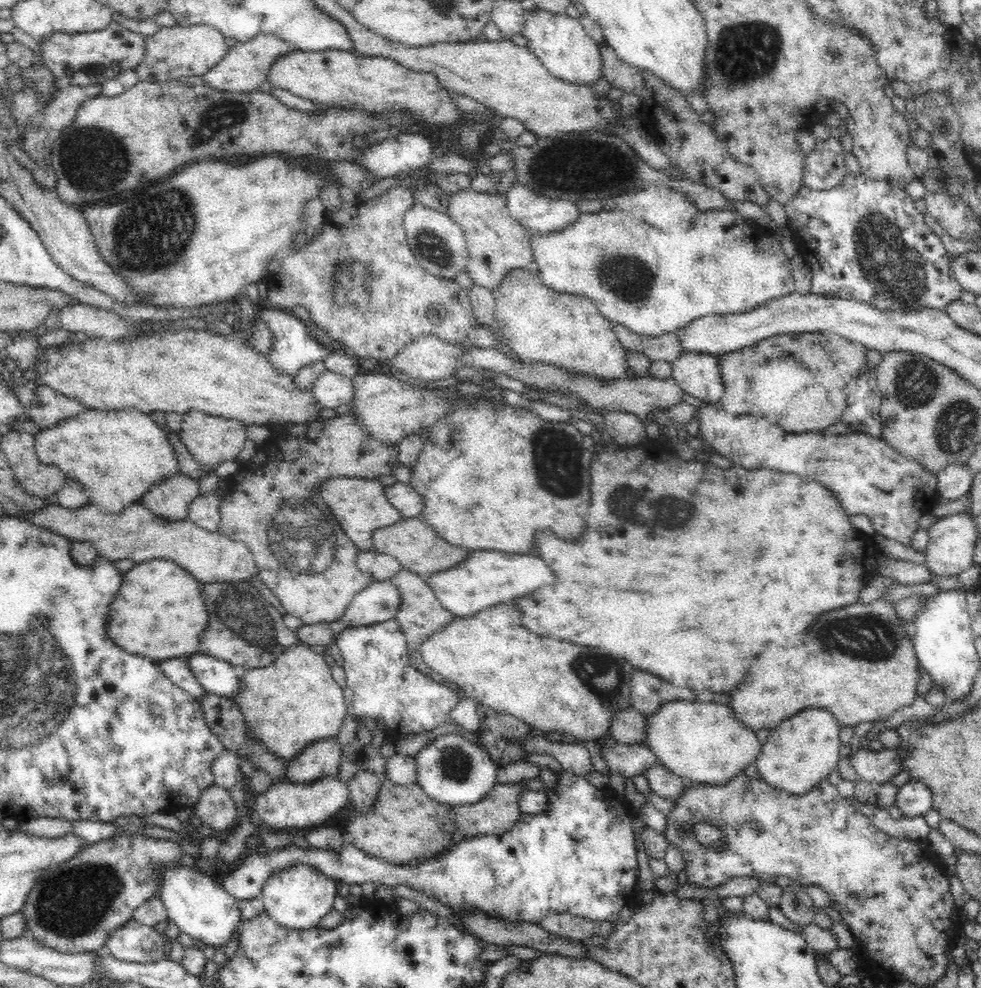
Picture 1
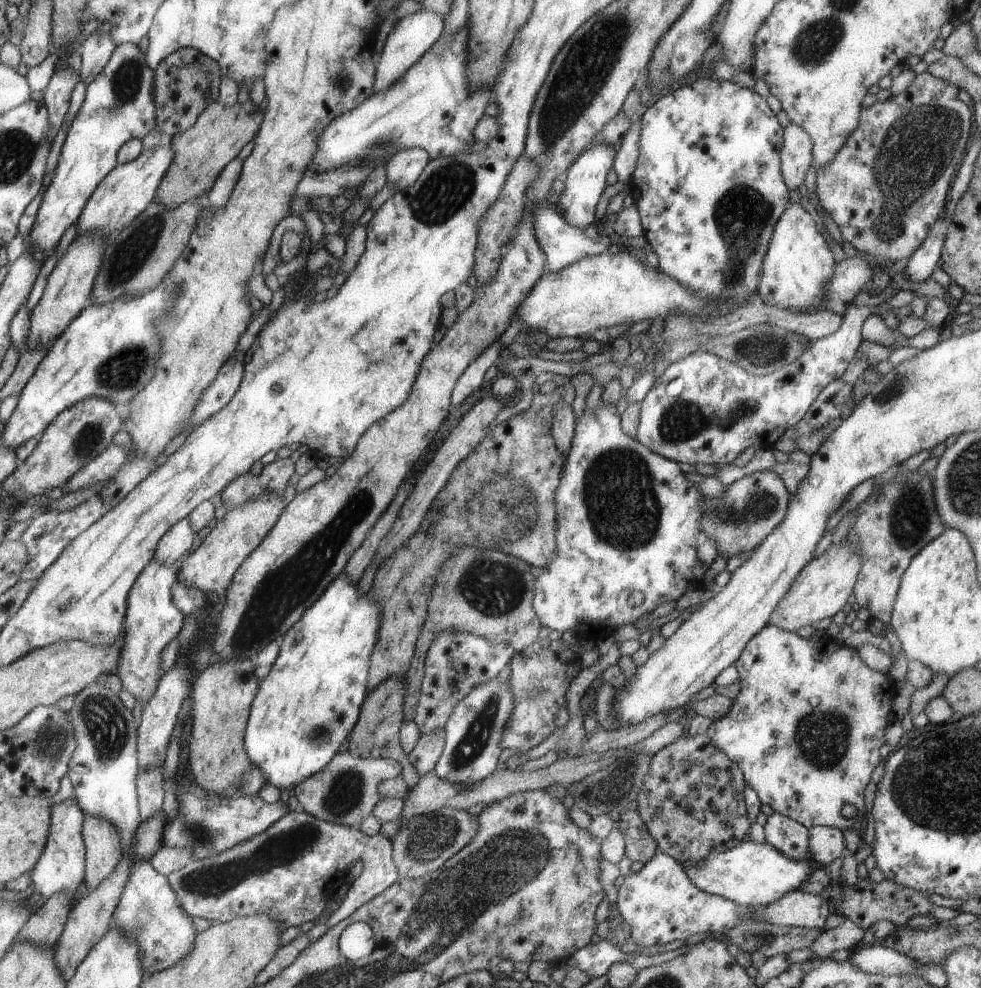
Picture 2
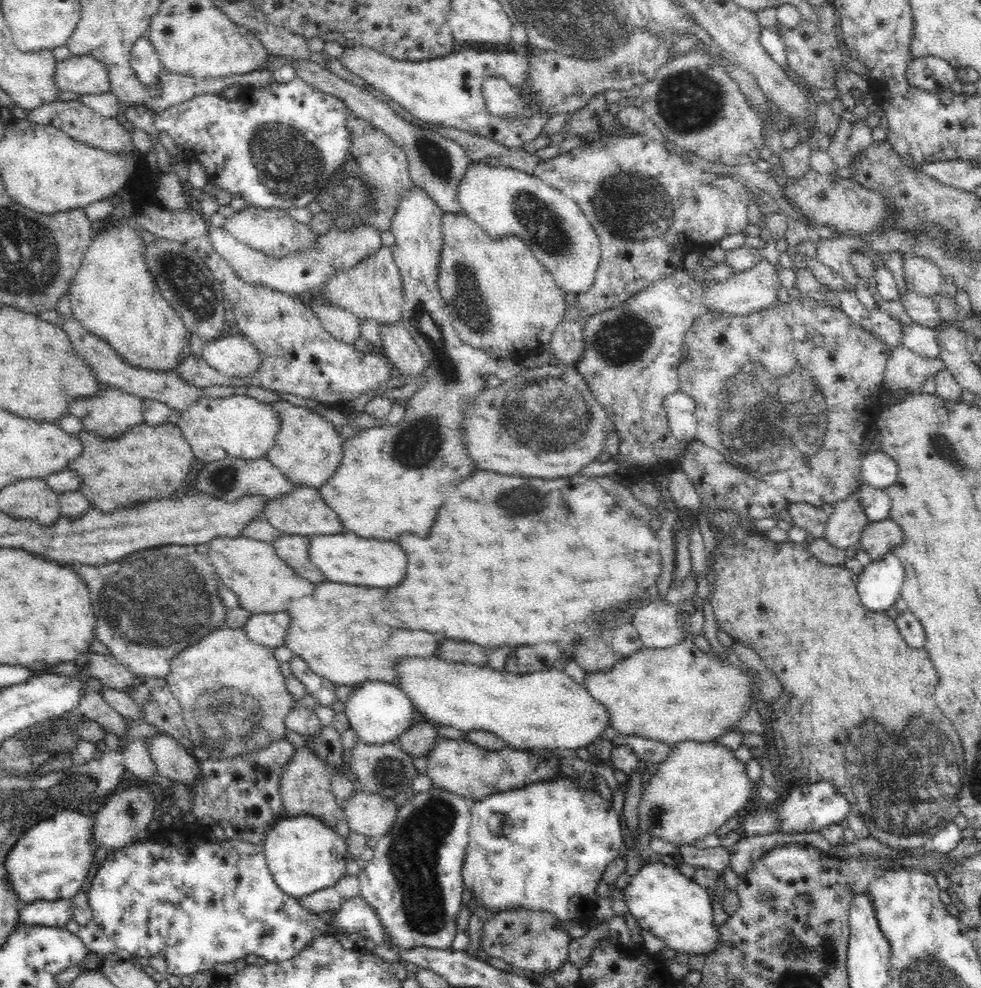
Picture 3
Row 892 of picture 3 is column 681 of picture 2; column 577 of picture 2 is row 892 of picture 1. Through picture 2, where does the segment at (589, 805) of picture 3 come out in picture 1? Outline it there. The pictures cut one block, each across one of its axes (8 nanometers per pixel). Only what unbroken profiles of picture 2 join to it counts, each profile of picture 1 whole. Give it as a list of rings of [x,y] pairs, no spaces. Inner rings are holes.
[[[563,771],[563,774],[560,776],[558,784],[556,784],[556,790],[549,790],[545,788],[547,796],[549,796],[550,808],[544,810],[542,814],[530,815],[522,814],[522,817],[508,832],[500,834],[498,837],[492,837],[491,835],[484,836],[466,836],[462,842],[450,846],[449,850],[446,850],[445,854],[438,854],[438,857],[435,858],[426,858],[426,860],[418,860],[413,866],[407,865],[394,865],[386,862],[380,858],[374,858],[373,856],[364,854],[364,851],[356,847],[354,844],[346,843],[340,850],[324,850],[322,848],[309,847],[309,849],[297,848],[294,845],[288,847],[283,847],[282,849],[270,850],[265,853],[258,853],[251,851],[247,853],[238,861],[236,861],[231,867],[228,868],[228,873],[226,877],[222,880],[222,886],[224,890],[236,898],[236,900],[248,901],[253,898],[260,897],[260,892],[262,892],[262,886],[266,884],[266,881],[274,872],[280,873],[280,870],[286,870],[294,864],[305,864],[309,868],[314,868],[319,870],[324,876],[335,880],[337,883],[344,882],[346,884],[364,884],[364,882],[374,882],[378,884],[386,884],[386,886],[397,886],[398,884],[404,884],[410,888],[424,892],[429,897],[434,897],[438,902],[452,908],[456,911],[462,911],[462,913],[467,913],[468,911],[473,911],[474,909],[486,913],[486,915],[492,915],[498,917],[498,919],[504,919],[504,921],[510,921],[512,923],[532,923],[539,925],[539,922],[542,920],[543,916],[551,913],[552,911],[564,911],[564,913],[570,913],[574,916],[580,918],[586,918],[587,920],[592,920],[594,922],[619,922],[618,914],[620,914],[620,909],[624,908],[628,898],[632,896],[634,888],[637,887],[636,882],[638,882],[638,850],[636,850],[636,836],[634,836],[634,828],[632,828],[632,816],[631,807],[628,807],[628,804],[624,804],[624,801],[620,802],[616,796],[610,796],[606,794],[604,789],[596,789],[584,776],[573,775],[572,773],[566,773]]]

